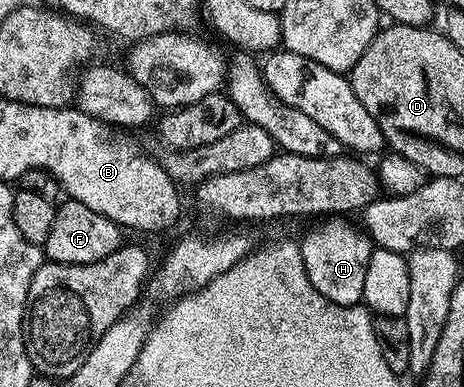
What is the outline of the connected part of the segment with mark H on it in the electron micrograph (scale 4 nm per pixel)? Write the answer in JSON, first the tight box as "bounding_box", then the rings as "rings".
{"bounding_box":[299,219,374,306],"rings":[[[325,219],[313,232],[299,241],[302,262],[310,278],[310,286],[322,294],[331,304],[346,306],[363,301],[362,286],[366,286],[366,266],[372,256],[374,245],[359,227],[347,224],[347,219]]]}

